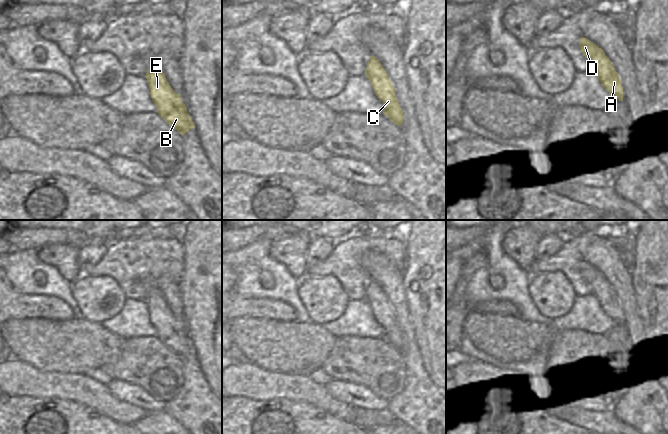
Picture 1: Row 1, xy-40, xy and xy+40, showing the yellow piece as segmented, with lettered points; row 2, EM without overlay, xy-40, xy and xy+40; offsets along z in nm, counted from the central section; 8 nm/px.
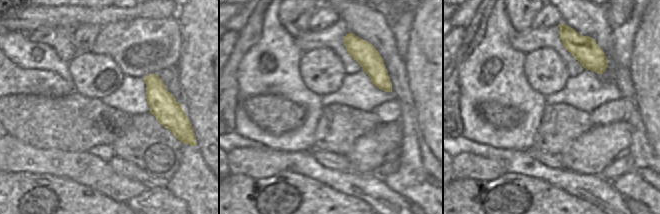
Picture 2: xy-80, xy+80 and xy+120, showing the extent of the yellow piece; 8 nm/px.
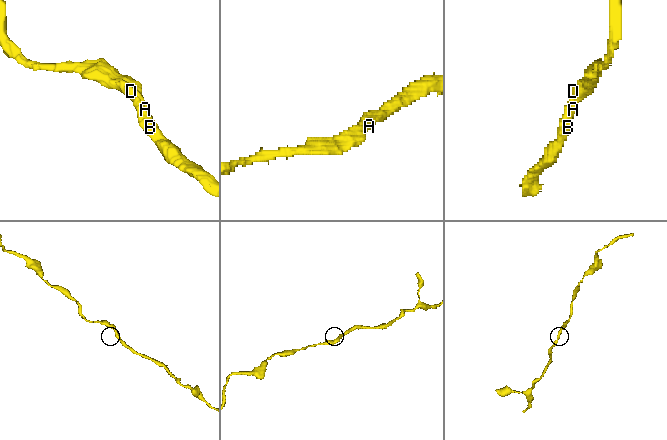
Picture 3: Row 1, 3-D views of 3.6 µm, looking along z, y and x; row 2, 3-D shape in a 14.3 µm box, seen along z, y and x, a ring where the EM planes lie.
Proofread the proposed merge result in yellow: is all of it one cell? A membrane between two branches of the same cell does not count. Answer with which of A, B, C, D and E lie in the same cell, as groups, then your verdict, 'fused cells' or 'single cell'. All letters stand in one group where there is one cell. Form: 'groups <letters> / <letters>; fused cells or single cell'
groups A B C D E; single cell

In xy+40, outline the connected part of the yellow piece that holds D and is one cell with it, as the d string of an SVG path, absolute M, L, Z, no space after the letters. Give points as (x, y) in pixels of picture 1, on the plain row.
M584 260L579 263L579 273L589 285L591 294L597 299L603 312L614 322L623 325L621 303L603 274Z

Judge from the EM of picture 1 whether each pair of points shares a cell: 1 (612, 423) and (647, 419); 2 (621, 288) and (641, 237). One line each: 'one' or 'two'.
1: two
2: two

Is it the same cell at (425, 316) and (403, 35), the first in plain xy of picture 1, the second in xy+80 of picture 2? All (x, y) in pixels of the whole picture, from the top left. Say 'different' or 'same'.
different

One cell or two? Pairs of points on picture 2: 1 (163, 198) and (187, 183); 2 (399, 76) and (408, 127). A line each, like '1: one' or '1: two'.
1: two
2: one

